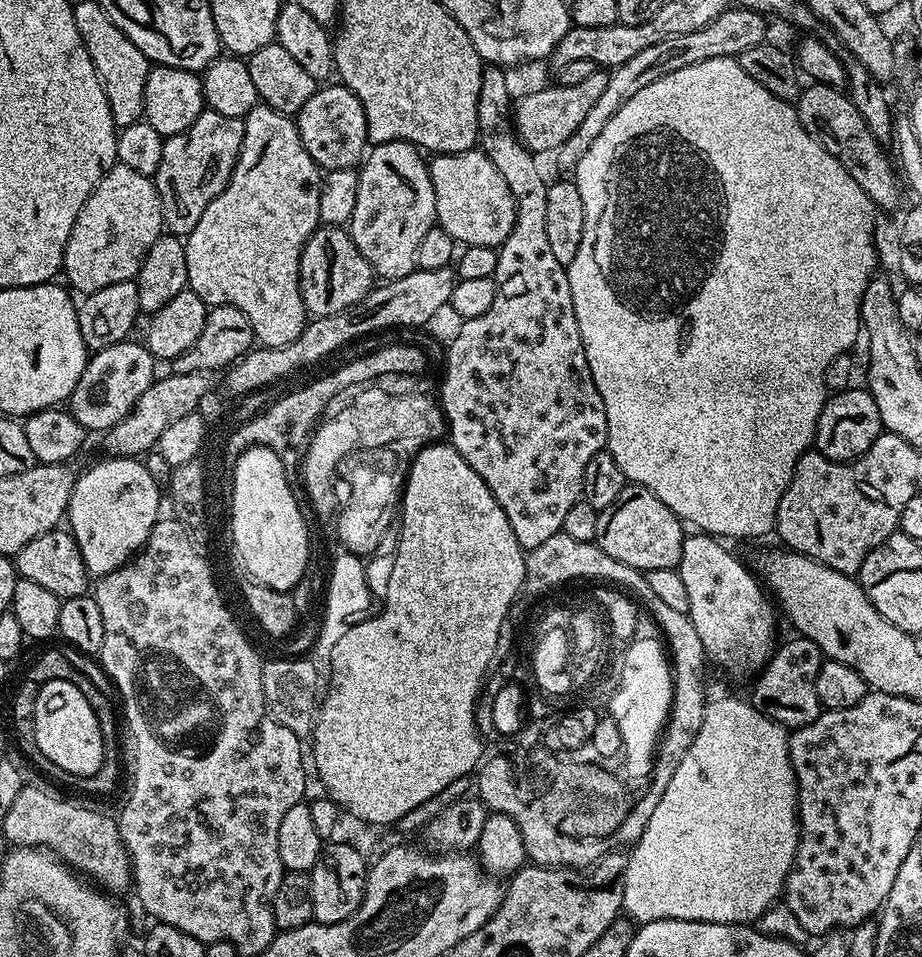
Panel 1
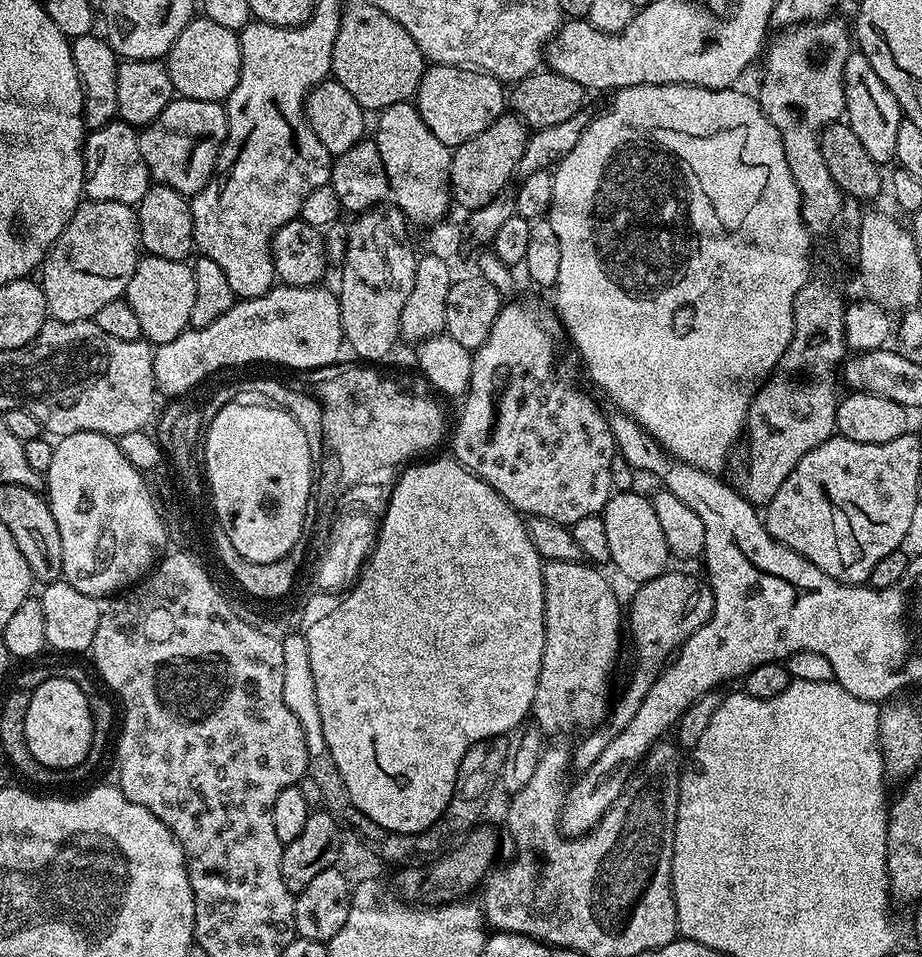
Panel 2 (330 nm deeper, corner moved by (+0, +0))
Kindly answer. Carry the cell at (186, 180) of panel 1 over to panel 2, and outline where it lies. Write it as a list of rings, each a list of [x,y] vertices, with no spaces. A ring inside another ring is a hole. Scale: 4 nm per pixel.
[[[174,98],[156,121],[140,132],[140,149],[149,177],[157,184],[170,186],[170,190],[178,190],[185,198],[196,196],[208,185],[227,136],[228,110],[221,101]]]

